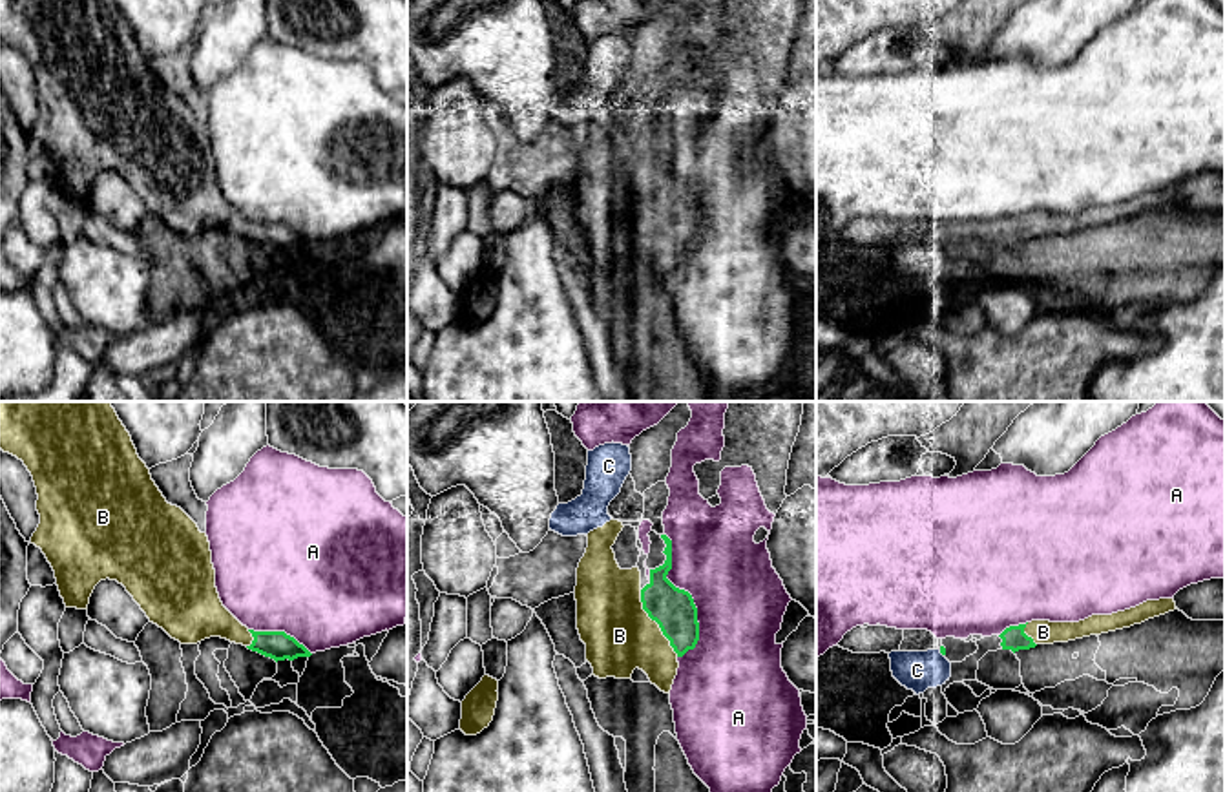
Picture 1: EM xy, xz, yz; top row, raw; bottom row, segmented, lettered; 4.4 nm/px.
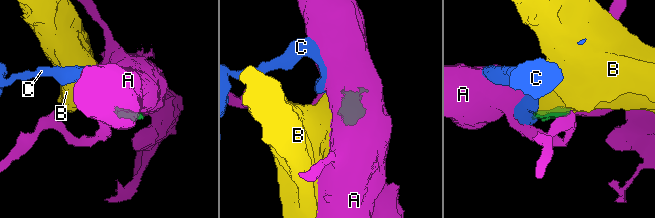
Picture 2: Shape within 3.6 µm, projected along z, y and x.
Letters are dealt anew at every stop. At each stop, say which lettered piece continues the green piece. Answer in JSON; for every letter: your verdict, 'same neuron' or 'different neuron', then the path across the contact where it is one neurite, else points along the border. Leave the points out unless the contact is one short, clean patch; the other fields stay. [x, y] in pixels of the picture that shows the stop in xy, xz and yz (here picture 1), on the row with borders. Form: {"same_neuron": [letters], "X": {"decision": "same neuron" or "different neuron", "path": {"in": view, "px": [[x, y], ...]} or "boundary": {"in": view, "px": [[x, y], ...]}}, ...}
{"same_neuron": ["B"], "A": {"decision": "different neuron"}, "B": {"decision": "same neuron", "path": {"in": "xz", "px": [[672, 608], [656, 621], [619, 635]]}}, "C": {"decision": "different neuron"}}

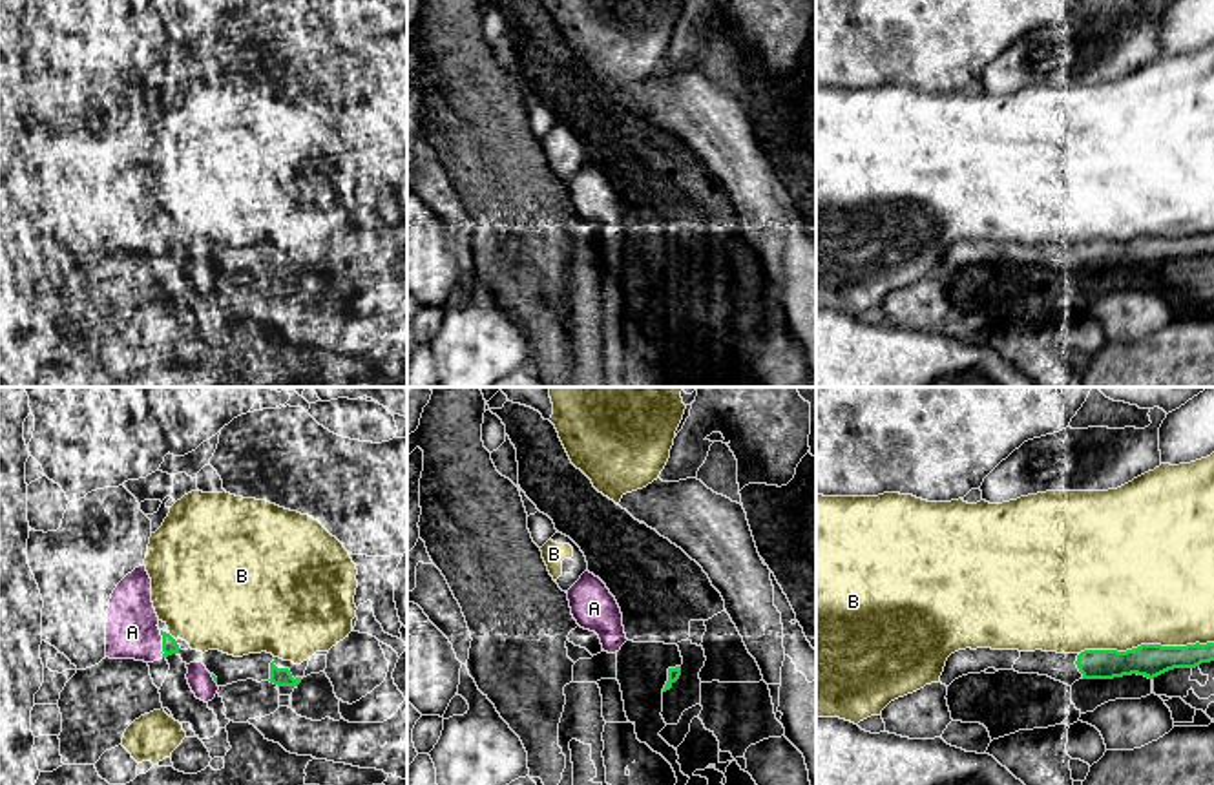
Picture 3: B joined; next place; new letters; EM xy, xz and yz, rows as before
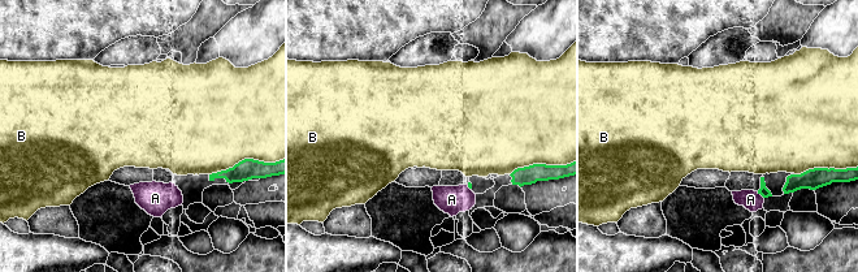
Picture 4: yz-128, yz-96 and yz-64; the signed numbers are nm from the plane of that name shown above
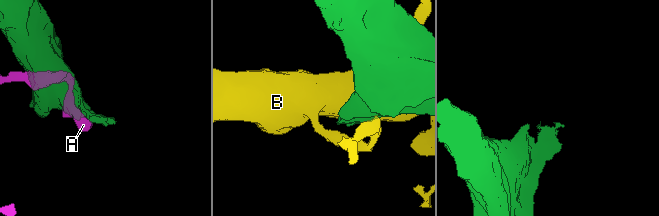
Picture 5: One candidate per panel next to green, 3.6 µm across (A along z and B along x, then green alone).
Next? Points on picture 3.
{"same_neuron": [], "A": {"decision": "different neuron"}, "B": {"decision": "different neuron"}}

